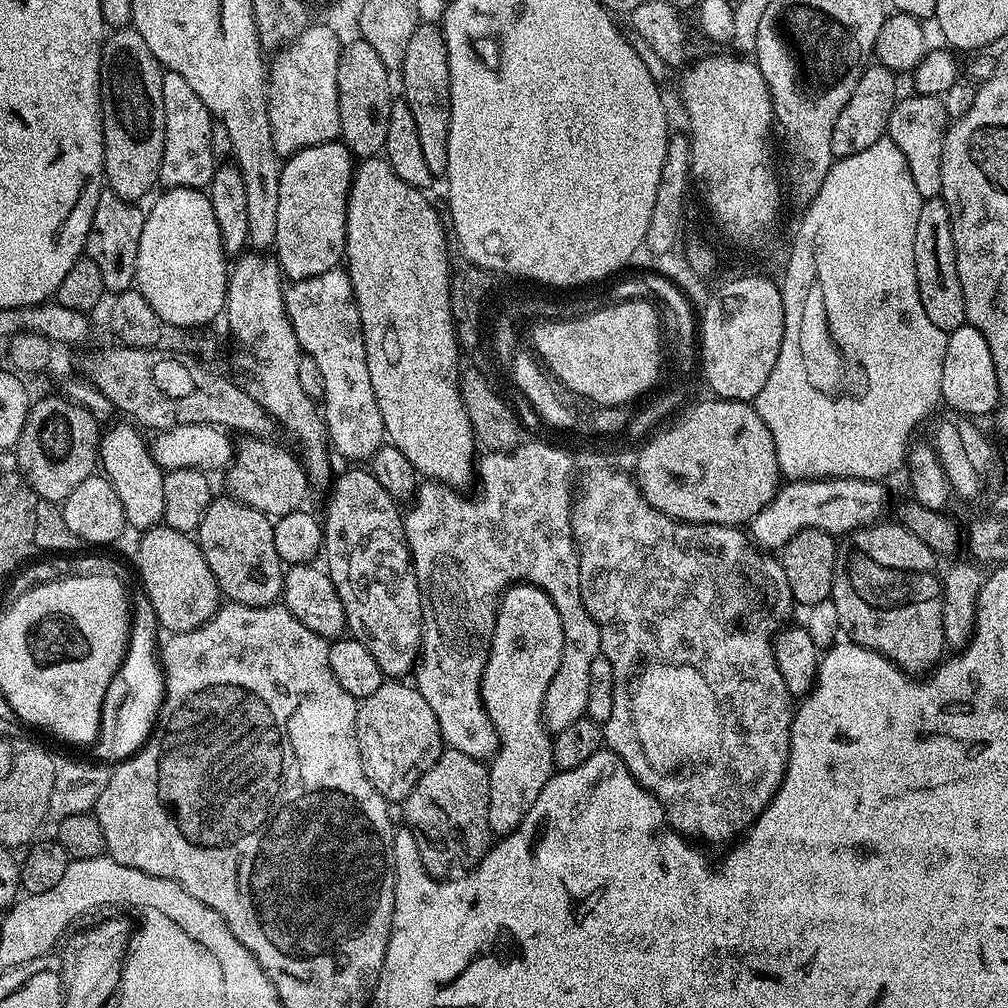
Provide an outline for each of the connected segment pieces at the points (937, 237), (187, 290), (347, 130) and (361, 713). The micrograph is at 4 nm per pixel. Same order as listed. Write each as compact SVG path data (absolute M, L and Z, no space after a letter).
M925 199L922 210L918 210L918 226L914 229L914 266L918 298L922 298L926 318L930 318L930 322L943 332L958 330L966 322L966 302L962 298L962 282L956 269L950 210L942 199Z
M169 188L147 209L142 226L142 242L138 242L138 266L135 287L154 306L161 324L170 328L202 328L211 325L216 315L223 313L228 298L229 261L224 255L214 206L198 188Z
M353 38L345 43L340 50L338 58L338 114L340 115L340 136L342 143L352 151L353 157L367 158L369 156L380 156L386 142L386 126L390 126L390 110L394 93L388 85L390 73L386 66L382 66L382 58L365 40Z
M392 678L370 698L359 701L356 710L356 737L370 782L389 802L402 802L412 793L412 787L438 762L446 747L438 718L430 710L430 702L411 683Z

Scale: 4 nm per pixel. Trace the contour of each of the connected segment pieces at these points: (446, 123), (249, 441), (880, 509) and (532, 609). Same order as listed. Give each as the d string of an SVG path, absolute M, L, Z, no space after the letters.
M422 22L414 30L406 46L406 58L398 73L404 79L402 99L410 106L414 122L418 125L418 139L426 166L430 166L433 177L440 178L447 173L450 158L450 70L444 33L428 22Z
M243 437L241 441L235 447L233 461L226 472L233 499L273 519L299 511L310 493L308 476L299 457L273 441L252 437Z
M829 476L827 480L793 480L776 491L776 497L750 521L750 539L760 550L783 550L798 534L807 528L817 528L829 532L834 538L843 538L850 532L857 532L869 524L877 523L888 508L888 492L878 480L859 480L845 476Z
M521 582L513 584L512 587L505 590L504 595L500 598L500 606L496 610L496 625L494 626L494 634L492 635L492 646L488 650L486 670L480 679L480 697L484 702L484 709L486 710L486 714L490 714L490 718L494 722L496 733L500 739L500 748L496 751L495 756L491 757L488 769L488 785L490 786L490 814L488 815L488 821L493 833L497 837L509 836L520 825L522 818L526 818L526 814L530 814L530 806L534 806L534 802L538 802L538 794L542 794L542 790L546 786L548 779L554 775L554 765L552 763L552 741L554 736L553 733L548 731L548 726L544 722L544 699L546 698L546 690L550 686L550 682L562 662L563 653L564 627L562 626L562 618L558 618L558 610L550 597L536 584Z

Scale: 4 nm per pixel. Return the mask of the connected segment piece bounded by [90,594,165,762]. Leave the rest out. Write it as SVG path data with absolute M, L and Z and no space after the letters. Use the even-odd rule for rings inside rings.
M140 594L134 600L135 615L130 620L128 649L120 669L106 690L106 698L100 715L100 732L95 744L91 745L95 759L100 762L119 762L135 756L156 726L160 707L164 704L164 669L160 662L158 645L162 640L162 629L158 618L154 616L154 606L150 606L147 596ZM136 612L140 616L136 616Z

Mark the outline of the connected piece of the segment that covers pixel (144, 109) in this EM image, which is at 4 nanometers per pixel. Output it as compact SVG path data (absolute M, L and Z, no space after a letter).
M129 26L115 29L105 39L104 46L100 50L100 111L104 114L104 179L111 192L118 194L118 198L123 200L143 201L143 196L152 187L157 187L160 178L162 154L164 153L164 111L162 110L162 78L164 74L165 69L160 67L158 58L154 58L154 54L150 54L150 46L146 46L142 34L138 34L135 28Z

